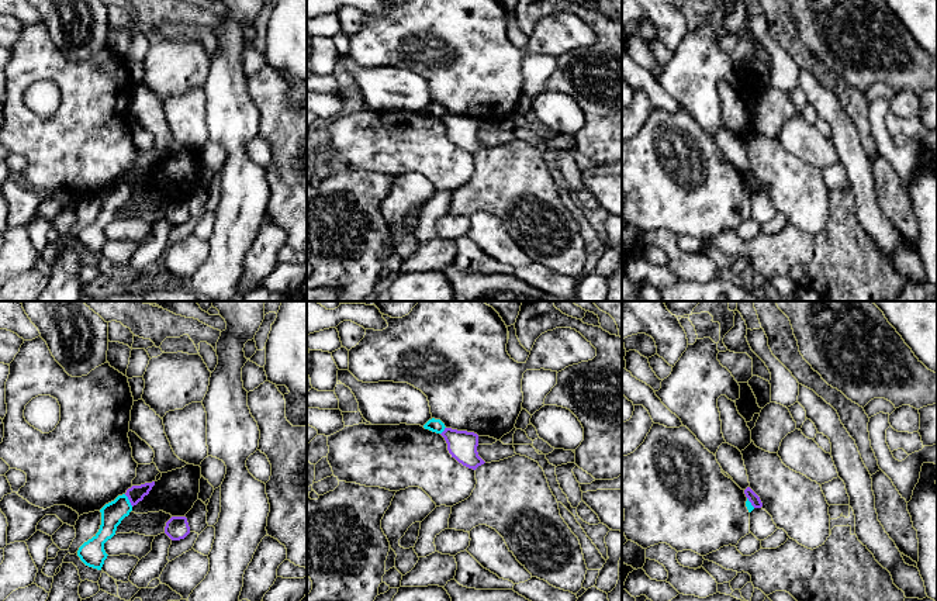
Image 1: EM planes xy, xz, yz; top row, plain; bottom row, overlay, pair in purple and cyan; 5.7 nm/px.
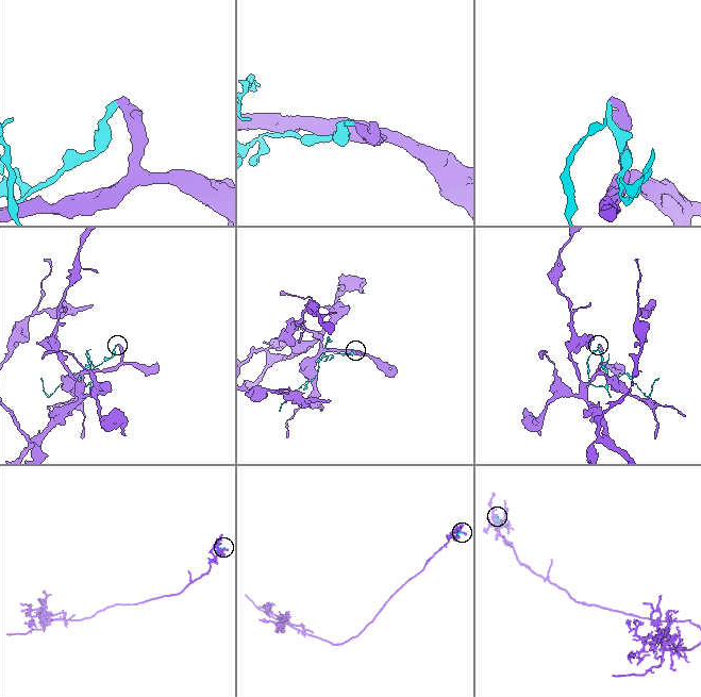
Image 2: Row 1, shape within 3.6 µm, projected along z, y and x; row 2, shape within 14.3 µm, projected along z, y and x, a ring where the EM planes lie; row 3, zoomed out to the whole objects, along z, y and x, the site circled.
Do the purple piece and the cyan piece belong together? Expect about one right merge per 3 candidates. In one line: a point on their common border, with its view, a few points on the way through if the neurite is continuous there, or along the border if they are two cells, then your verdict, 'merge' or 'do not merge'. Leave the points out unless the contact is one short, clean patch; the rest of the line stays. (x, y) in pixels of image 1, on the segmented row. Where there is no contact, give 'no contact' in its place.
meets purple in xy at (128, 498); border along xy (124, 494), (132, 505); do not merge

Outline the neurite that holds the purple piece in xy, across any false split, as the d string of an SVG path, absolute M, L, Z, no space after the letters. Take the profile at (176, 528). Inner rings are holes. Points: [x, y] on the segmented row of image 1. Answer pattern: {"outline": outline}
{"outline": "M172 517L165 526L165 533L172 540L184 539L190 533L190 526L186 517Z"}

